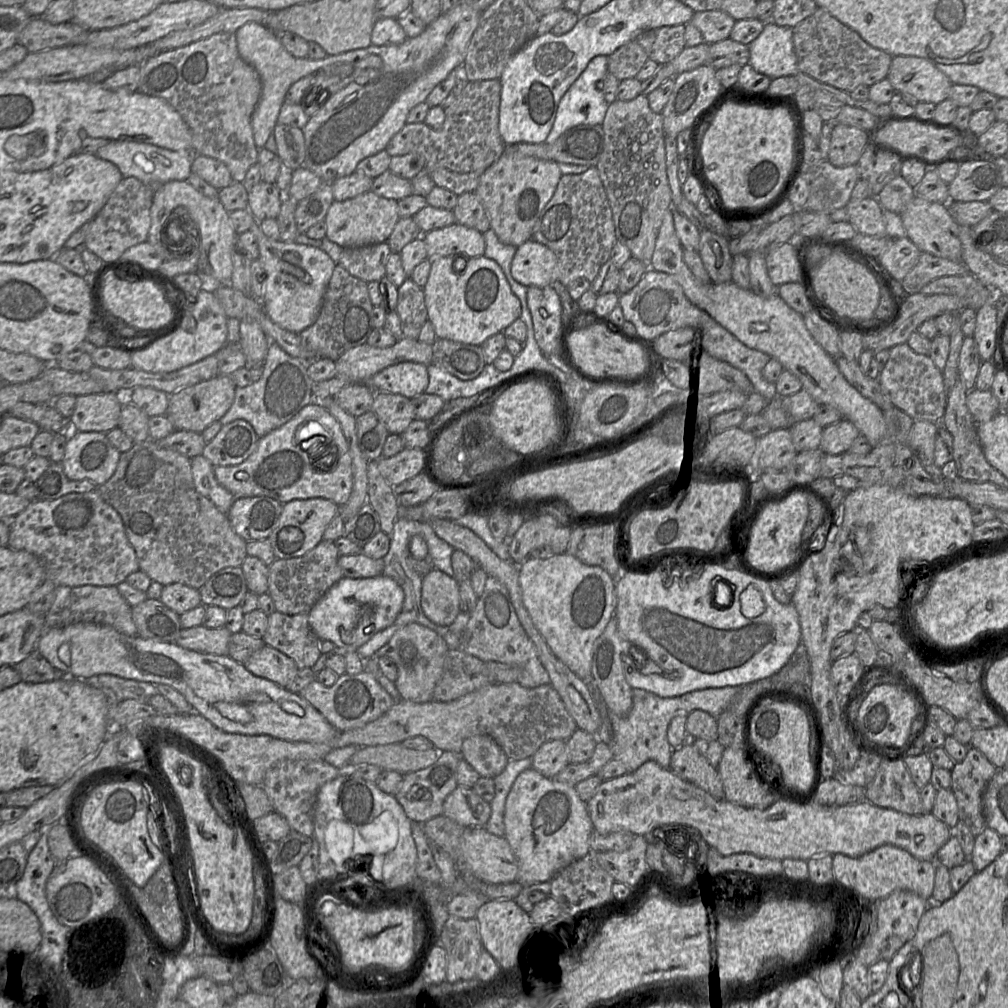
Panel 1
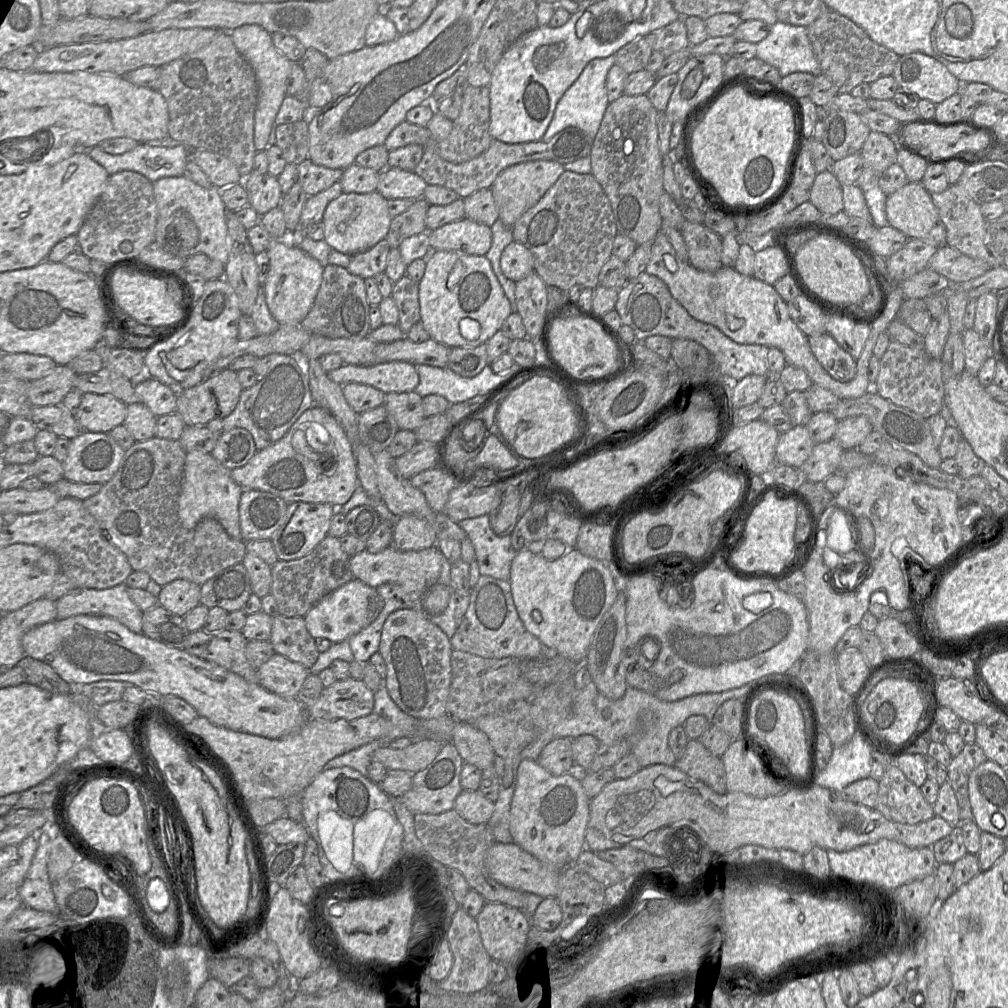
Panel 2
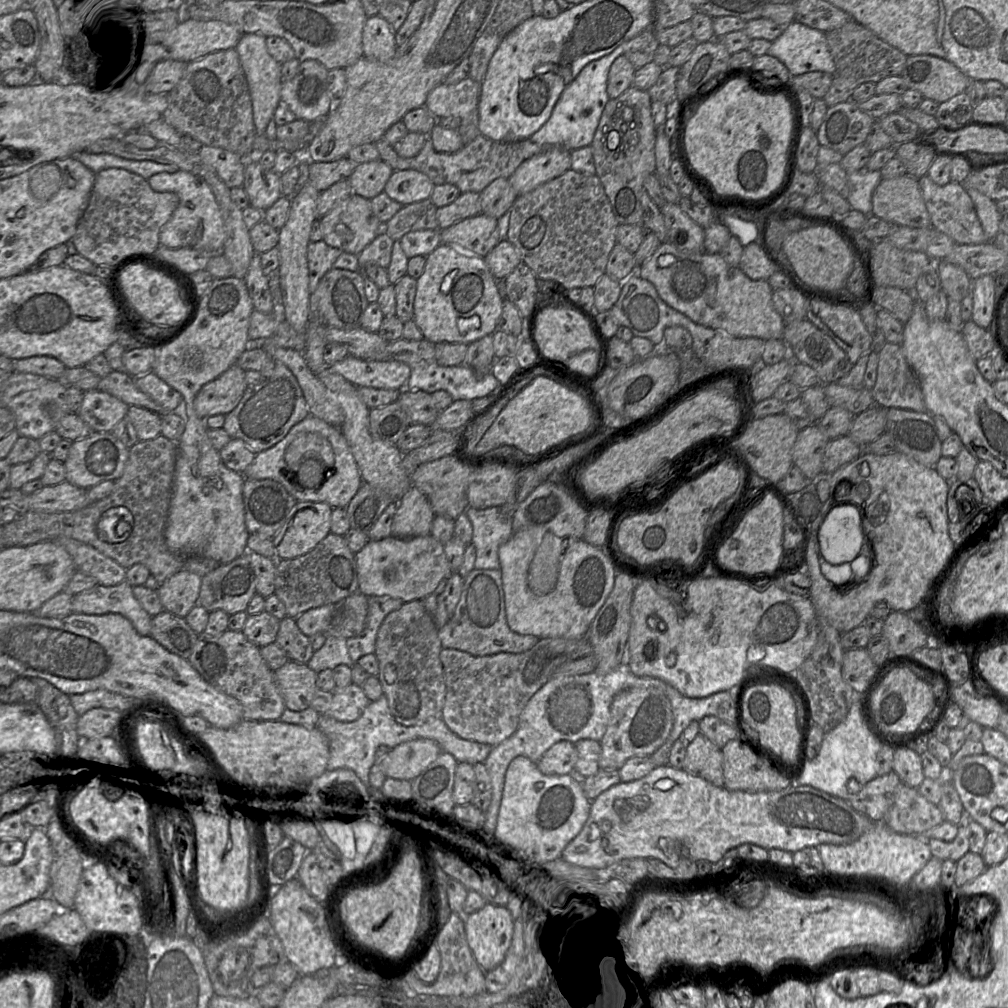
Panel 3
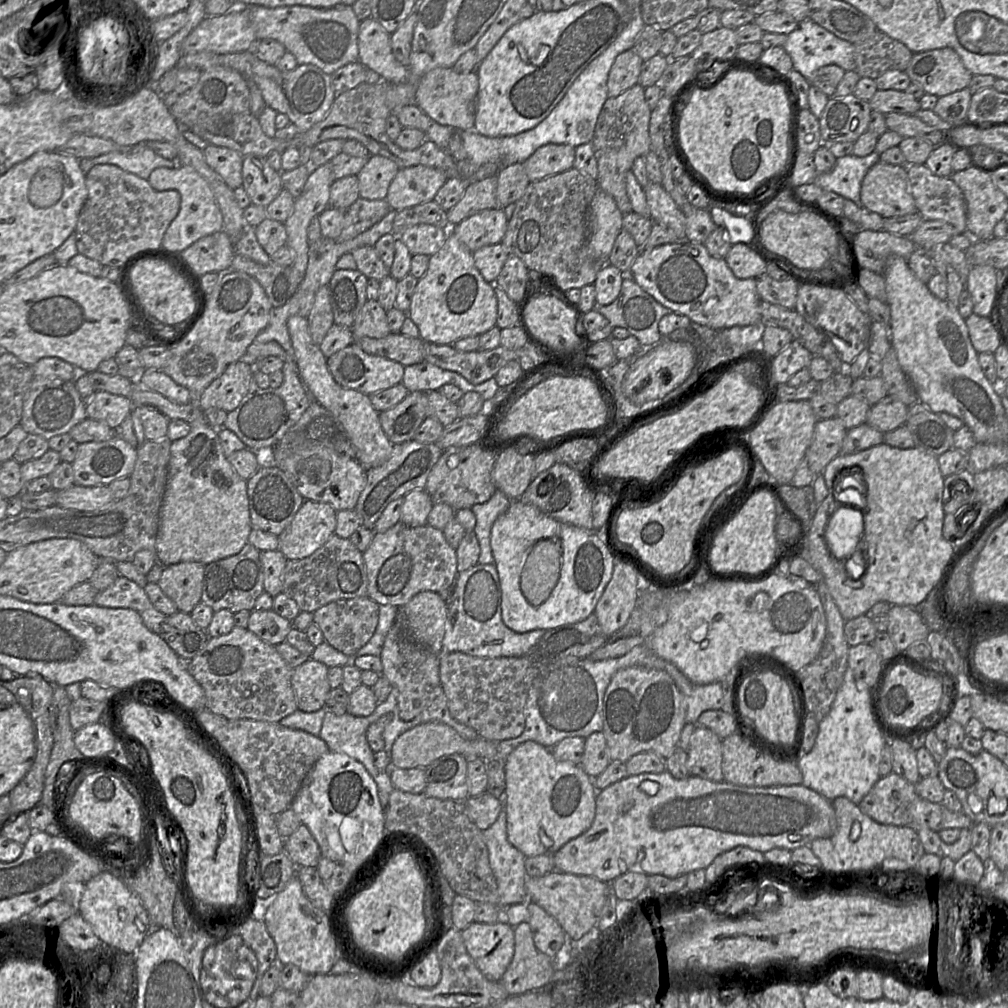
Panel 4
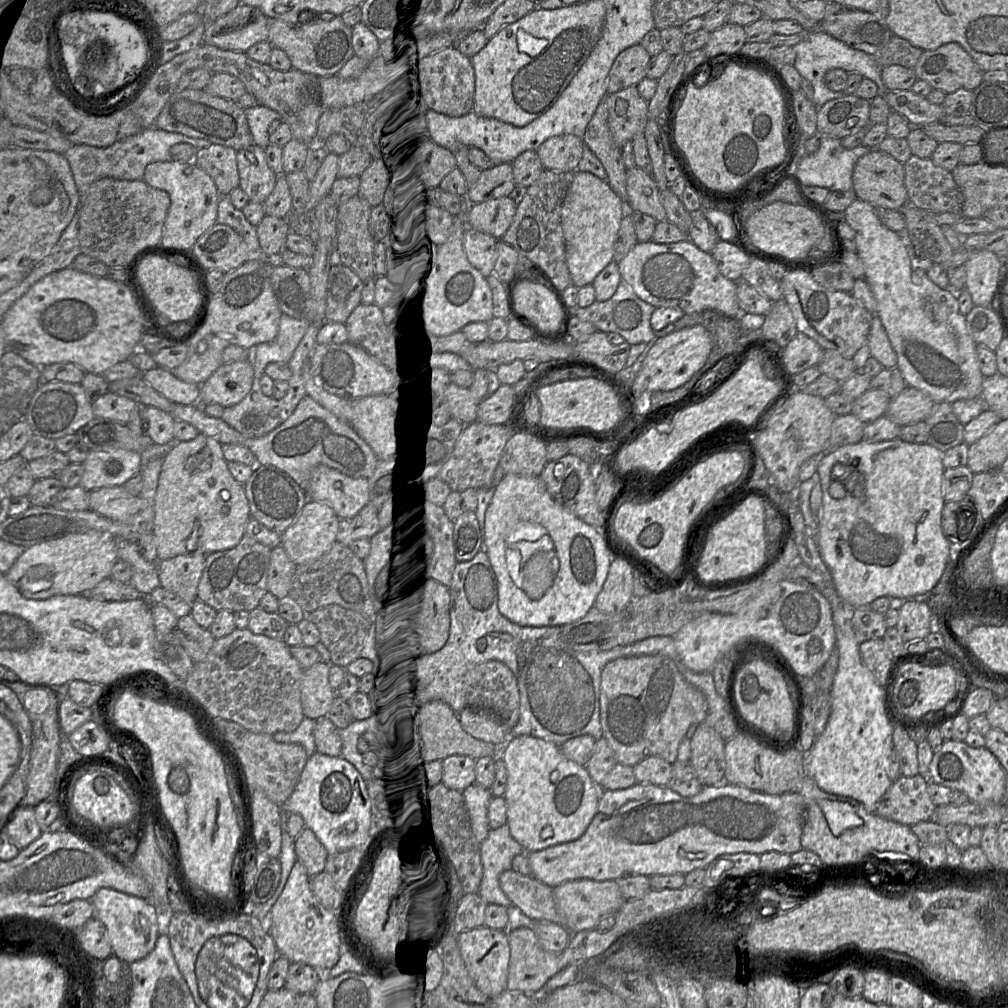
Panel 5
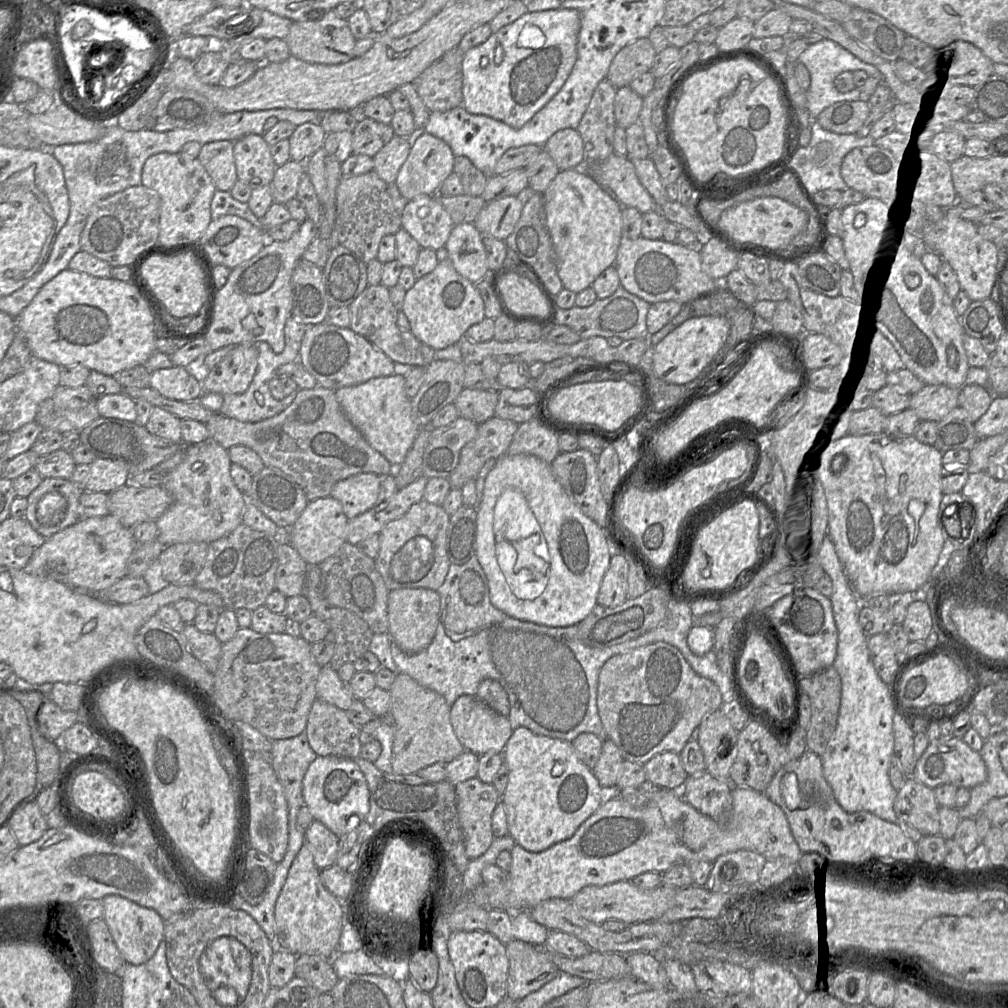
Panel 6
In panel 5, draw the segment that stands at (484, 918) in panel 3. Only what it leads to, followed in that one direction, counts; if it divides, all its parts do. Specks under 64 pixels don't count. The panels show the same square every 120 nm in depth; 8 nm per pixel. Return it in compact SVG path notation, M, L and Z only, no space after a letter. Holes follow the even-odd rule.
M482 925L463 931L455 938L460 958L477 989L490 997L497 996L505 991L510 958L507 933Z

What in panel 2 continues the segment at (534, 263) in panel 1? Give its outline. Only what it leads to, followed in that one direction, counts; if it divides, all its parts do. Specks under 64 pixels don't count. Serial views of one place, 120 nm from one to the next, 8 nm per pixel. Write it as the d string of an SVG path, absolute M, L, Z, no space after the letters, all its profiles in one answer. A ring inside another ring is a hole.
M512 241L501 254L500 267L508 279L518 282L534 272L533 256L525 246Z

